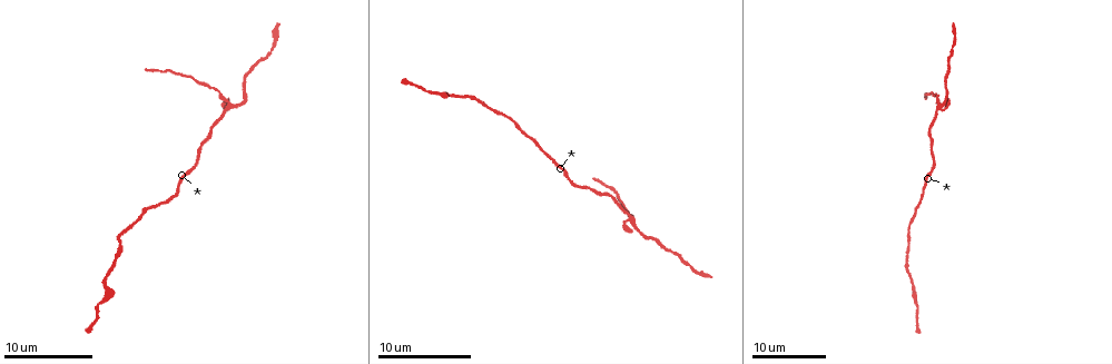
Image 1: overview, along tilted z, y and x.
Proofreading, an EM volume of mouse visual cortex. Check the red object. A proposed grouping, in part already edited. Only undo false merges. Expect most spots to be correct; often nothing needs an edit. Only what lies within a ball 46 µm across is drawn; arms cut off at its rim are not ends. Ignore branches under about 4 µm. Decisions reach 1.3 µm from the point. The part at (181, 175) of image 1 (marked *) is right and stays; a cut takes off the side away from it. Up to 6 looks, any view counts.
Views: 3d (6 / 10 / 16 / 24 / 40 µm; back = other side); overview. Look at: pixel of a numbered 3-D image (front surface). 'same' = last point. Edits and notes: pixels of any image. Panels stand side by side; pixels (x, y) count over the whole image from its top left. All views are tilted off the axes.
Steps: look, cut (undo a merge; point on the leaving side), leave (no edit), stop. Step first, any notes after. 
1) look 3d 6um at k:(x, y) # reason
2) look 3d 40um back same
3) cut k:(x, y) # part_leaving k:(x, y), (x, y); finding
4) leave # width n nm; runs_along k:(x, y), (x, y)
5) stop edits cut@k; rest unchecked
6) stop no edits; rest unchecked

look 3d 24um at 1:(931, 149) # a narrow waist

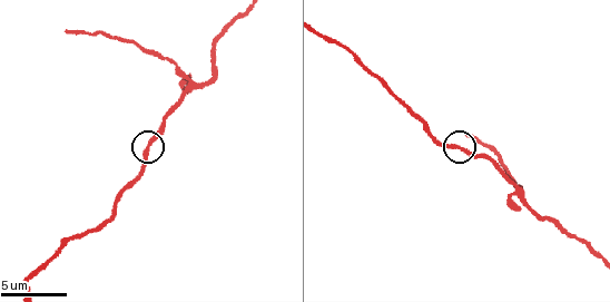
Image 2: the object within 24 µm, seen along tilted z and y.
look 3d 6um at 2:(147, 148)

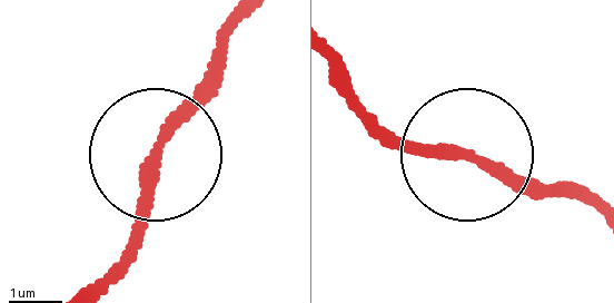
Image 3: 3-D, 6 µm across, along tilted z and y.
leave # width 200 nm; runs_along 3:(332, 76), (414, 143), (577, 182); all the same neuron

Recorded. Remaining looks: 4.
look 3d 16um at 2:(195, 87) # four or more arms meet

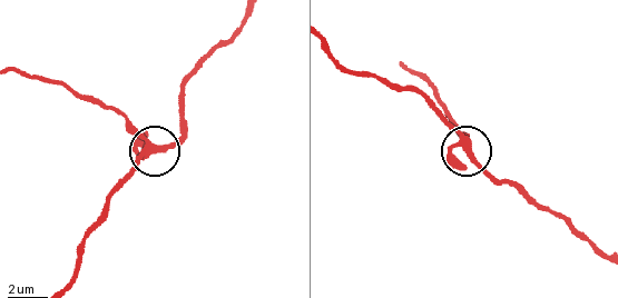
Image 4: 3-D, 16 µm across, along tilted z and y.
look 3d 16um back at 4:(153, 147)

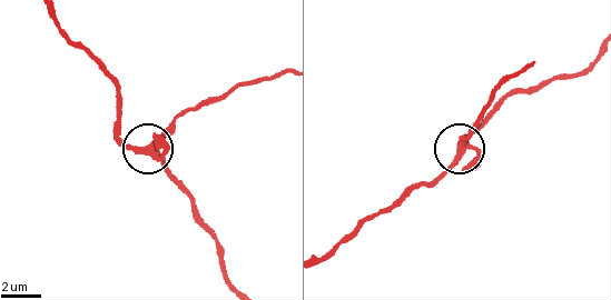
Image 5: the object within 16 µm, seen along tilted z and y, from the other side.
leave # width 240 nm; runs_along 5:(597, 59), (575, 73), (516, 89), (457, 144), (463, 136); one neuron here

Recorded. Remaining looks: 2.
stop no edits; rest unchecked

